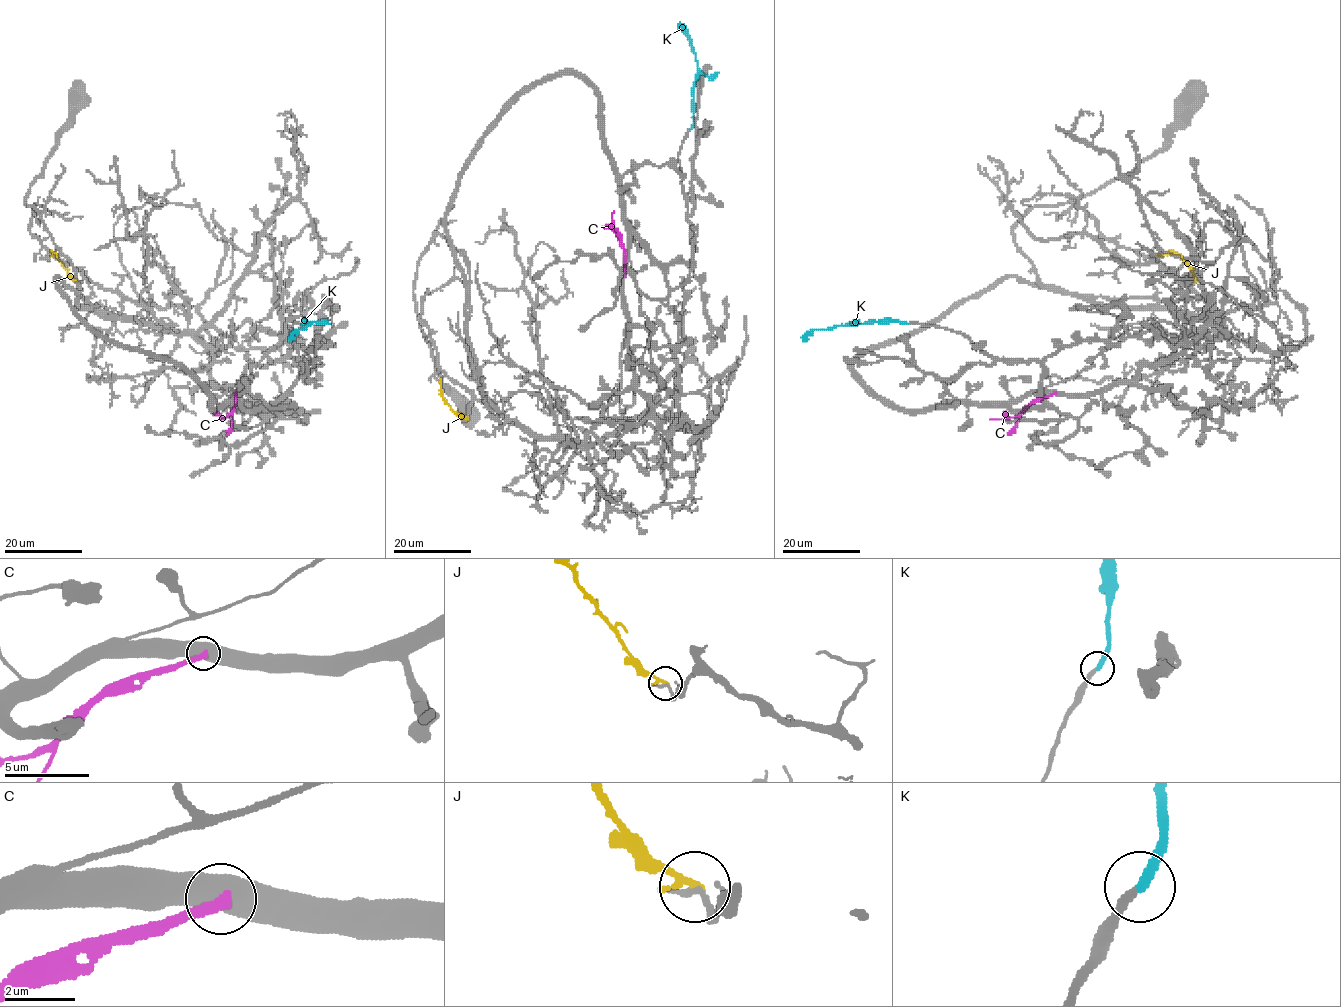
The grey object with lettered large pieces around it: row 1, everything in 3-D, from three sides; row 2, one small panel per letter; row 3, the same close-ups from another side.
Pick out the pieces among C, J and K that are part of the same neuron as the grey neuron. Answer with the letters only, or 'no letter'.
K

